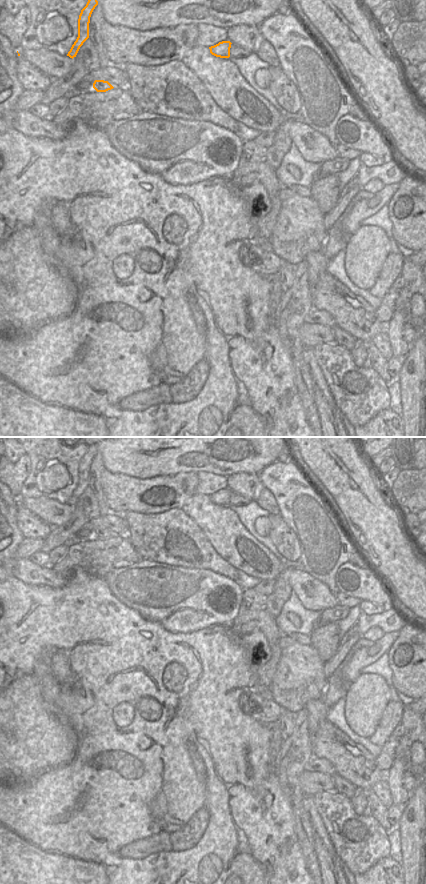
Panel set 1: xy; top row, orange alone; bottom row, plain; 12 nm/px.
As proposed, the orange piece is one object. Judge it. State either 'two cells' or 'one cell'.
two cells

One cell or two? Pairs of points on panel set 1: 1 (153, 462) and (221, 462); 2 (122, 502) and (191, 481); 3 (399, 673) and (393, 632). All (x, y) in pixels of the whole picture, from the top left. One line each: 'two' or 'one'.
1: one
2: one
3: two

